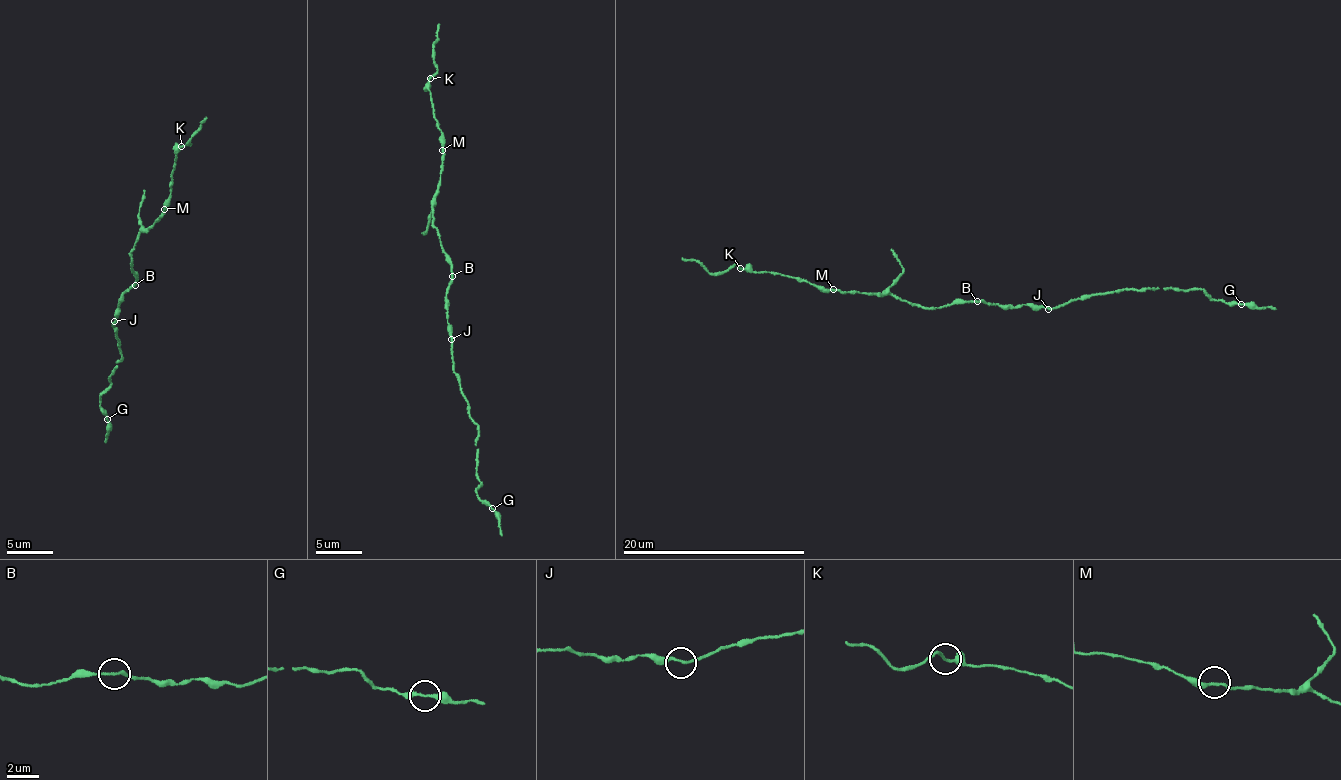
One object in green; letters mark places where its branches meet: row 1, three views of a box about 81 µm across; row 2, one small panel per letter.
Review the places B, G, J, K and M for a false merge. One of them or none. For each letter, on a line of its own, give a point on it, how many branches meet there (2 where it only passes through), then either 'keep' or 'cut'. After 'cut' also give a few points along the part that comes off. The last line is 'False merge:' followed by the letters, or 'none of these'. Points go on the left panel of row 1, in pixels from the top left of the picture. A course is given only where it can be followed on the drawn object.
B: (135, 285) | 2 | keep
G: (107, 419) | 2 | keep
J: (114, 321) | 2 | keep
K: (181, 146) | 2 | keep
M: (164, 209) | 2 | keep
False merge: none of these

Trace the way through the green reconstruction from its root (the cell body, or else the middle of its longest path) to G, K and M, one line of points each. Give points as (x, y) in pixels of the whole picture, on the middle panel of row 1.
G: (452, 276), (446, 297), (451, 359), (478, 432), (477, 473), (481, 487), (476, 494), (492, 509)
K: (452, 276), (450, 258), (432, 225), (443, 135), (433, 115), (430, 78)
M: (452, 276), (450, 258), (442, 248), (438, 229), (432, 225), (432, 207), (439, 188), (442, 150)

